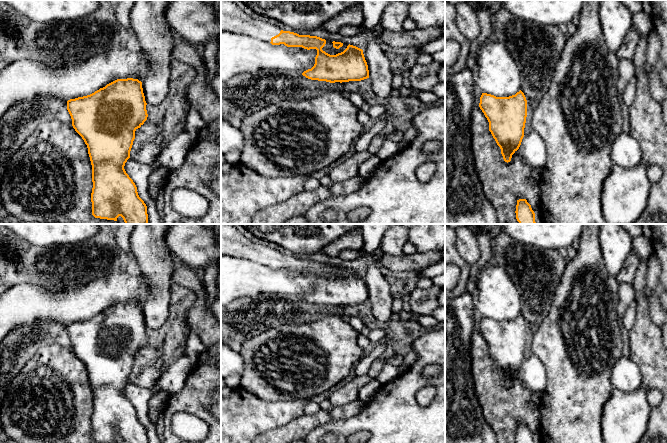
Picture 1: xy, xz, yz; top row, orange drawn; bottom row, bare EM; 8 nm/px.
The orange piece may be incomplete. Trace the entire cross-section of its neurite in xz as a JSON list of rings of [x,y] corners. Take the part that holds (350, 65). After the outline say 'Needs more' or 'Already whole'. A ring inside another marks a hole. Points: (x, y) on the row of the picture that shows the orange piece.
[[[221,0],[221,31],[246,34],[272,45],[284,44],[287,47],[316,49],[314,66],[302,73],[311,80],[342,83],[369,78],[368,65],[362,49],[349,44],[343,52],[330,55],[322,50],[326,44],[325,39],[283,31],[252,18],[230,0]]]. Needs more

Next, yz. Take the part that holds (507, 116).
[[[520,90],[509,97],[482,93],[479,107],[489,122],[489,131],[501,149],[505,162],[519,149],[524,137],[527,100]]]. Already whole

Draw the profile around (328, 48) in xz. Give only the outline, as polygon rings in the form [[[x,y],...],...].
[[[326,40],[326,44],[322,48],[322,50],[325,51],[326,53],[330,54],[330,55],[336,55],[338,53],[343,52],[347,48],[348,45],[349,44],[343,44],[342,47],[340,47],[339,49],[336,49],[333,47],[332,41]]]

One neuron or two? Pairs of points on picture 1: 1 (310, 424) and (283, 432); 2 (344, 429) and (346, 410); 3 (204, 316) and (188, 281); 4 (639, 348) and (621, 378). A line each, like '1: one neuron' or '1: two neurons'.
1: one neuron
2: two neurons
3: one neuron
4: two neurons

